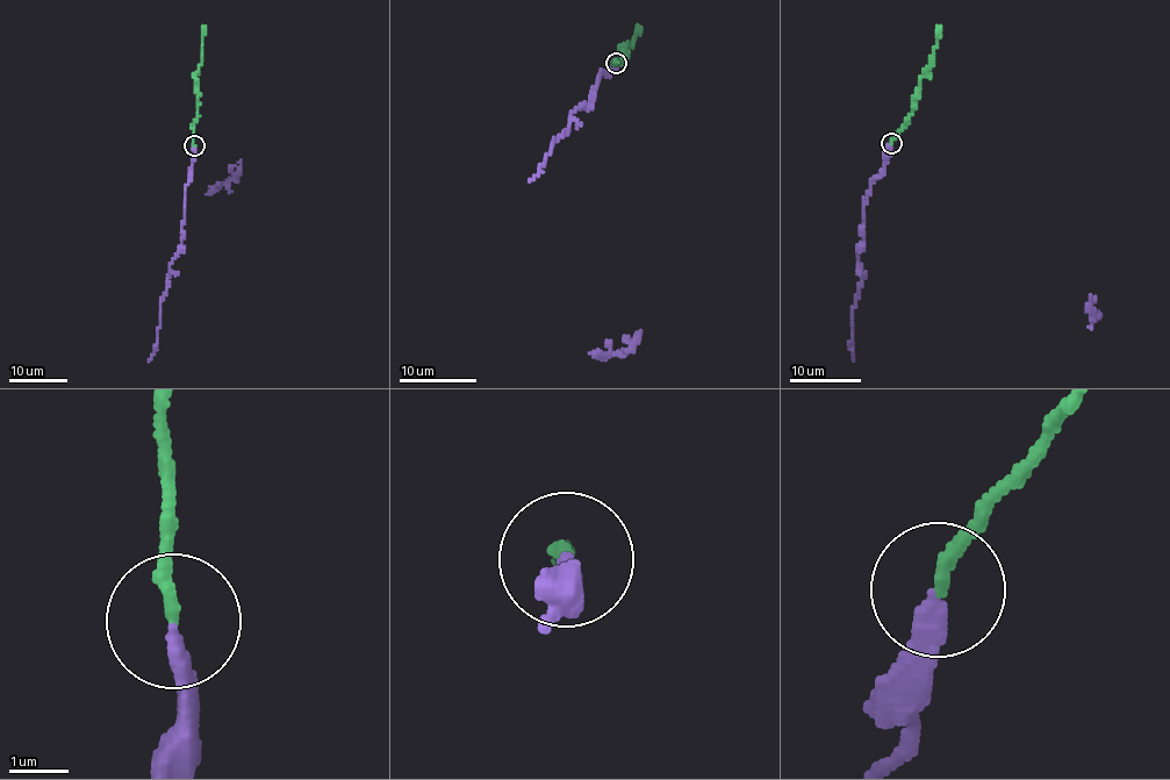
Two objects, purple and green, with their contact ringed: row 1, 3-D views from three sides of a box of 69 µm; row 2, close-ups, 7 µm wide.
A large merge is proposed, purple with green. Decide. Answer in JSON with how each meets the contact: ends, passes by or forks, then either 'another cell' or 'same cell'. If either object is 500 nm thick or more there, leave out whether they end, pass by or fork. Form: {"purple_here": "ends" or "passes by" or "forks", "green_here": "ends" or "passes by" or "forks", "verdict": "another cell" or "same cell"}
{"purple_here": "ends", "green_here": "ends", "verdict": "same cell"}

